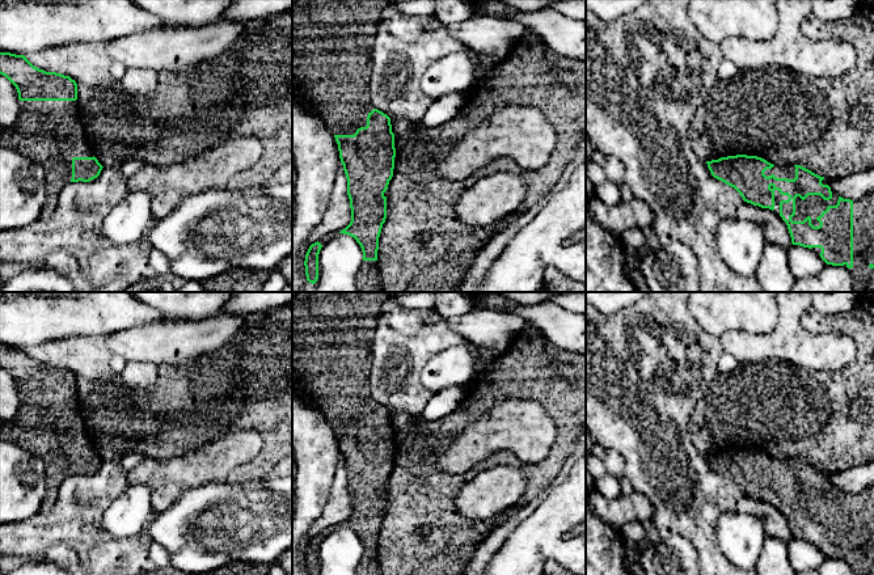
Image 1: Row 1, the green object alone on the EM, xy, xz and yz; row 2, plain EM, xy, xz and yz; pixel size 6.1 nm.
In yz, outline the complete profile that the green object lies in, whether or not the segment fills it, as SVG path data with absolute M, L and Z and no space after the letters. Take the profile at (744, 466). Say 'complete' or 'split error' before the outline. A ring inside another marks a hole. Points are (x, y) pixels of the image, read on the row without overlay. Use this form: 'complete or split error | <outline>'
split error | M747 448L727 449L727 451L721 451L718 453L706 454L706 457L712 469L725 475L726 478L734 481L740 487L744 495L751 496L753 499L759 499L761 502L769 502L776 507L778 507L788 519L793 538L799 538L811 542L814 546L819 547L820 551L827 558L844 559L852 567L853 575L870 574L874 566L874 485L857 494L844 492L831 485L828 477L831 475L832 472L820 470L801 458L773 458L757 449L747 449Z

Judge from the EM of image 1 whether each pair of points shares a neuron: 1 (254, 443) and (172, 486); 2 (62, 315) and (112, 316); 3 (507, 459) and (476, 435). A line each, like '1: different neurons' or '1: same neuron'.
1: same neuron
2: same neuron
3: different neurons

